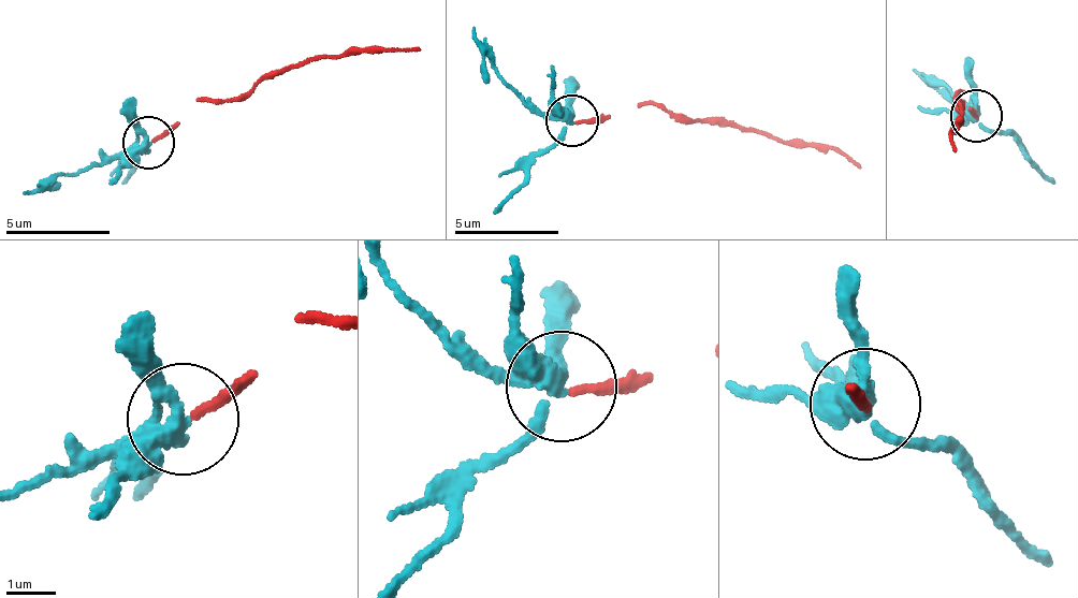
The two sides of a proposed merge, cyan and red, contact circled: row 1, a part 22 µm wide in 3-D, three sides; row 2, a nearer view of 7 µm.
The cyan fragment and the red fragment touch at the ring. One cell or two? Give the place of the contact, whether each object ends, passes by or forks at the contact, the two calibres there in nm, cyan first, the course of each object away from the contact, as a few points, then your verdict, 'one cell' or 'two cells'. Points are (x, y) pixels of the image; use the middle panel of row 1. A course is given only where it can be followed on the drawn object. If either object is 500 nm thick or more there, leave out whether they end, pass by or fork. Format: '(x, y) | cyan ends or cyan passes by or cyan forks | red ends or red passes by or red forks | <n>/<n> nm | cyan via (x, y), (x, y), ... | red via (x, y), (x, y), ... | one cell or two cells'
(572, 120) | cyan forks | red ends | 300/180 nm | cyan via (572, 122), (551, 117), (511, 87), (472, 26) | red via (572, 122), (653, 102), (767, 137), (836, 146), (859, 166) | two cells

